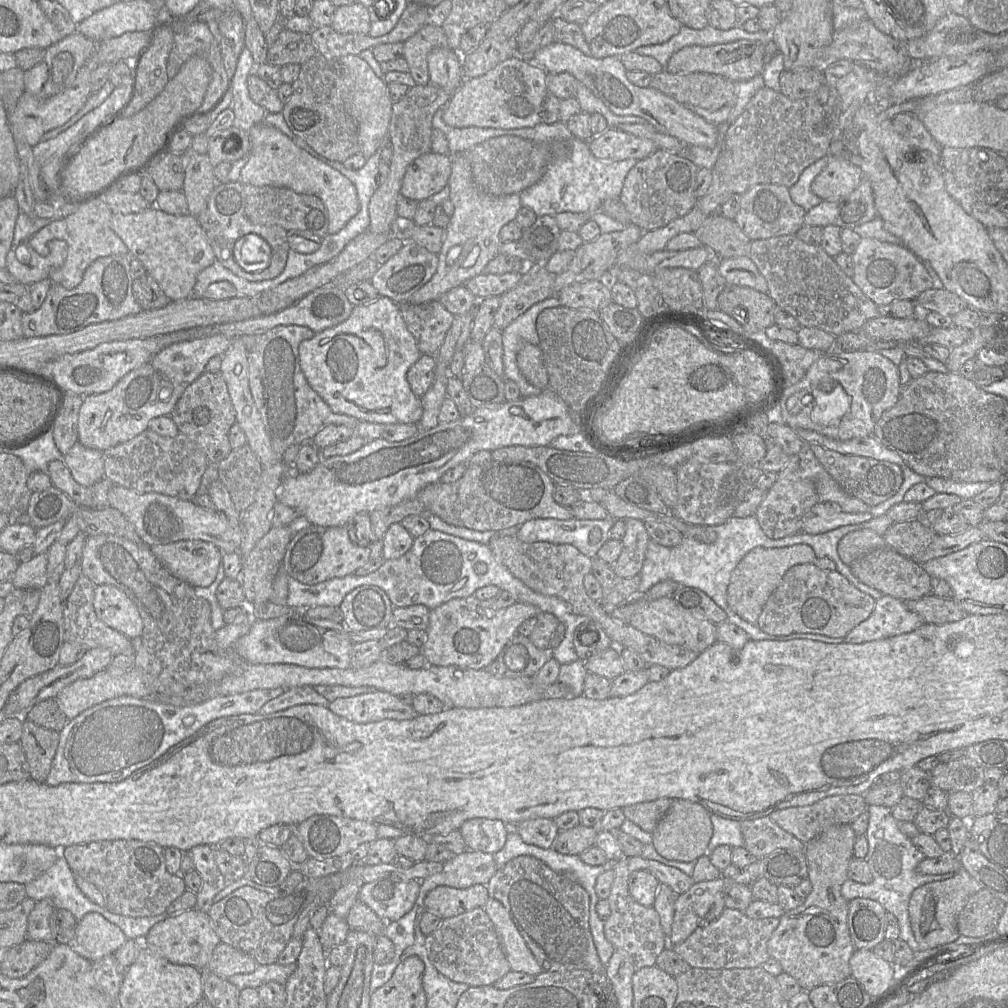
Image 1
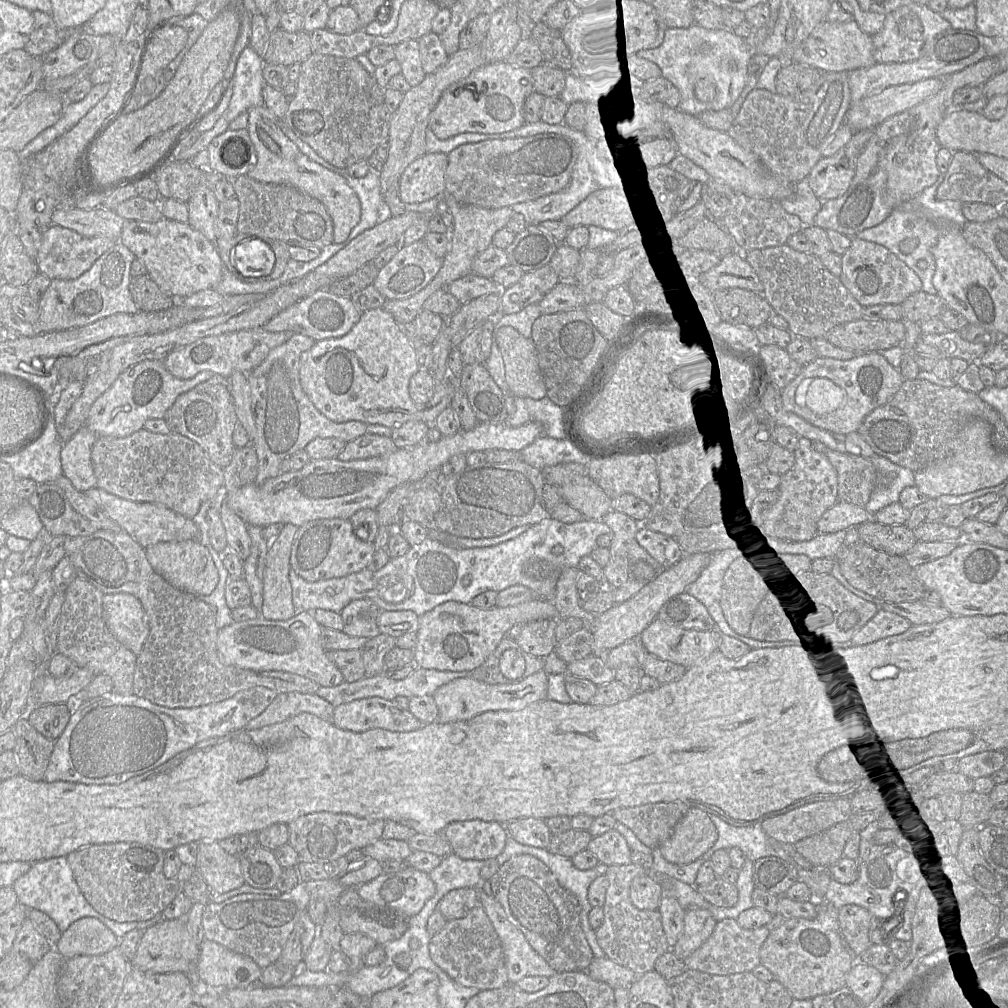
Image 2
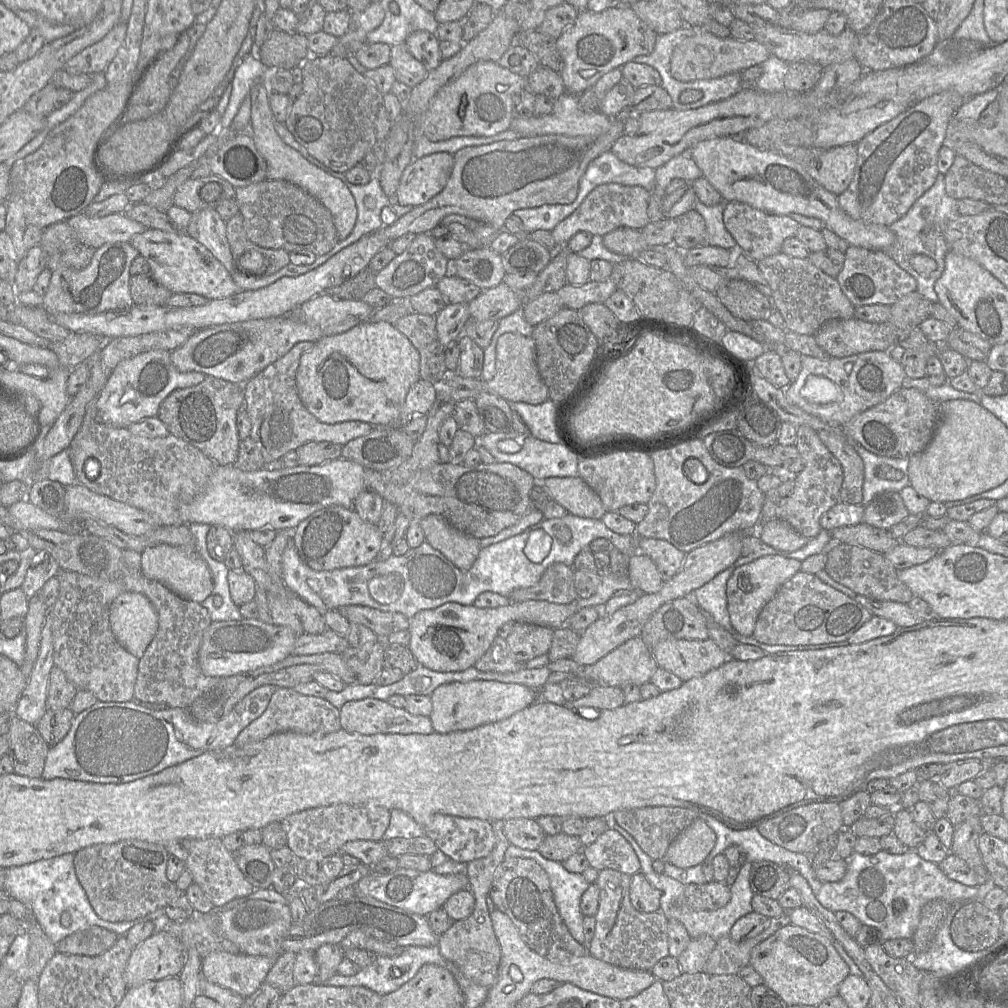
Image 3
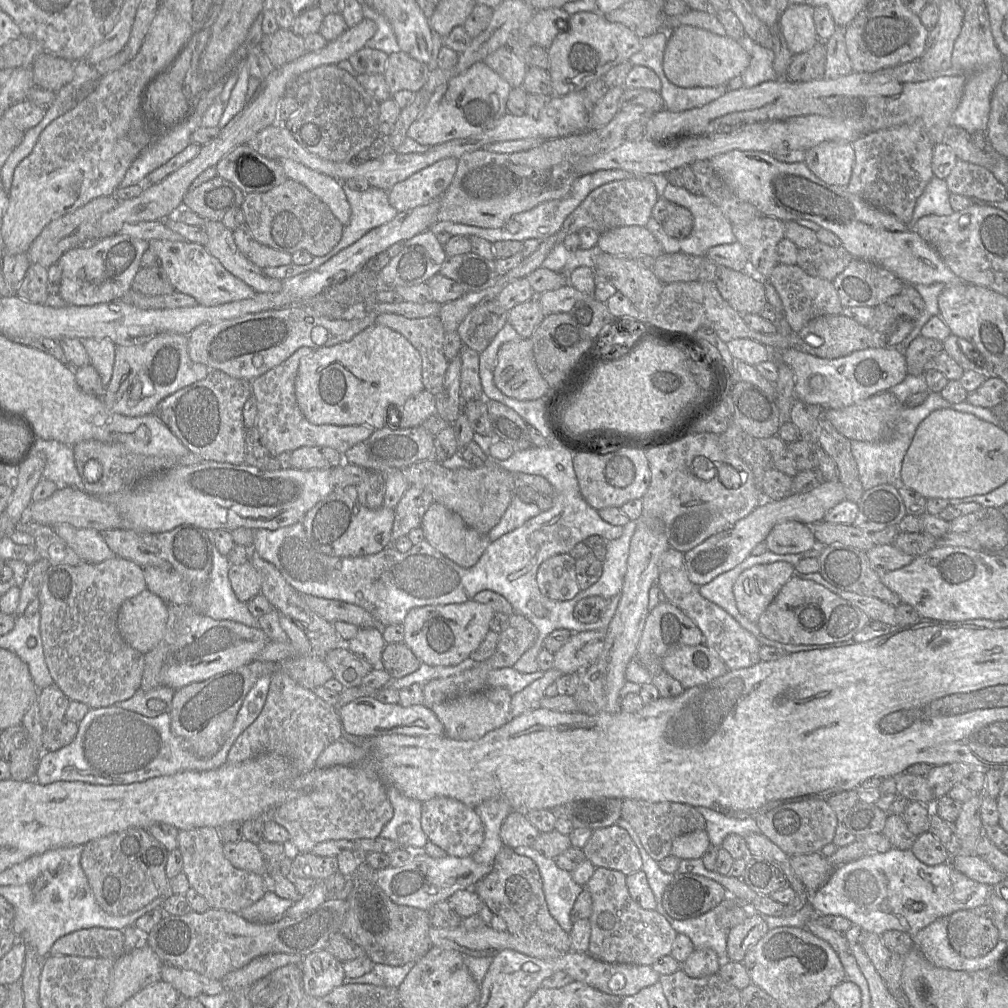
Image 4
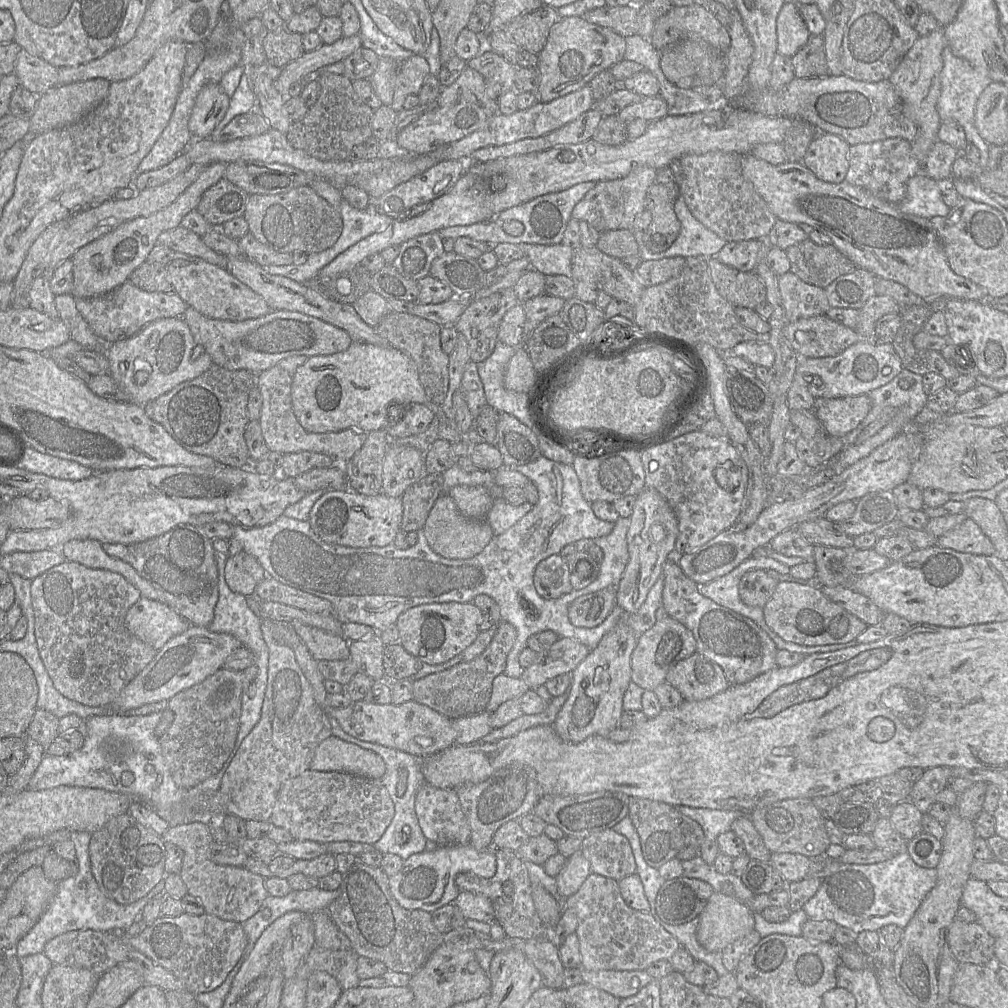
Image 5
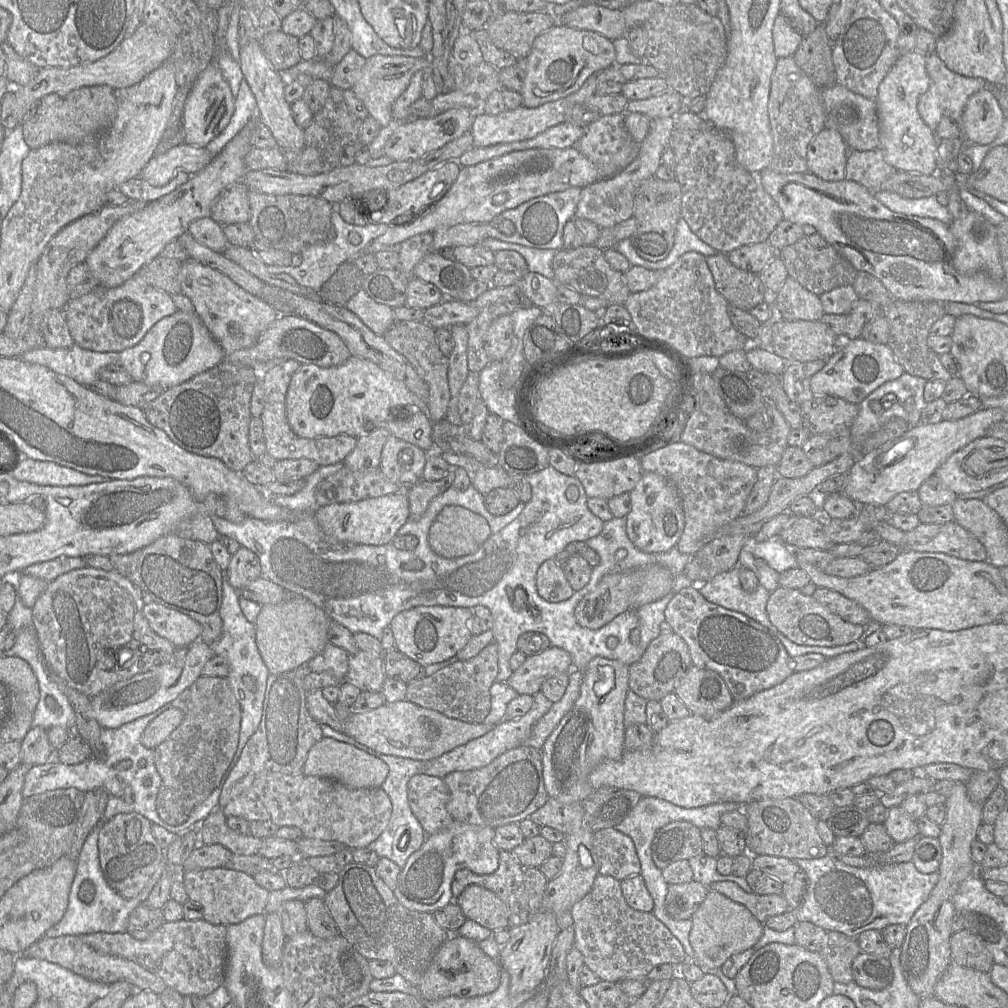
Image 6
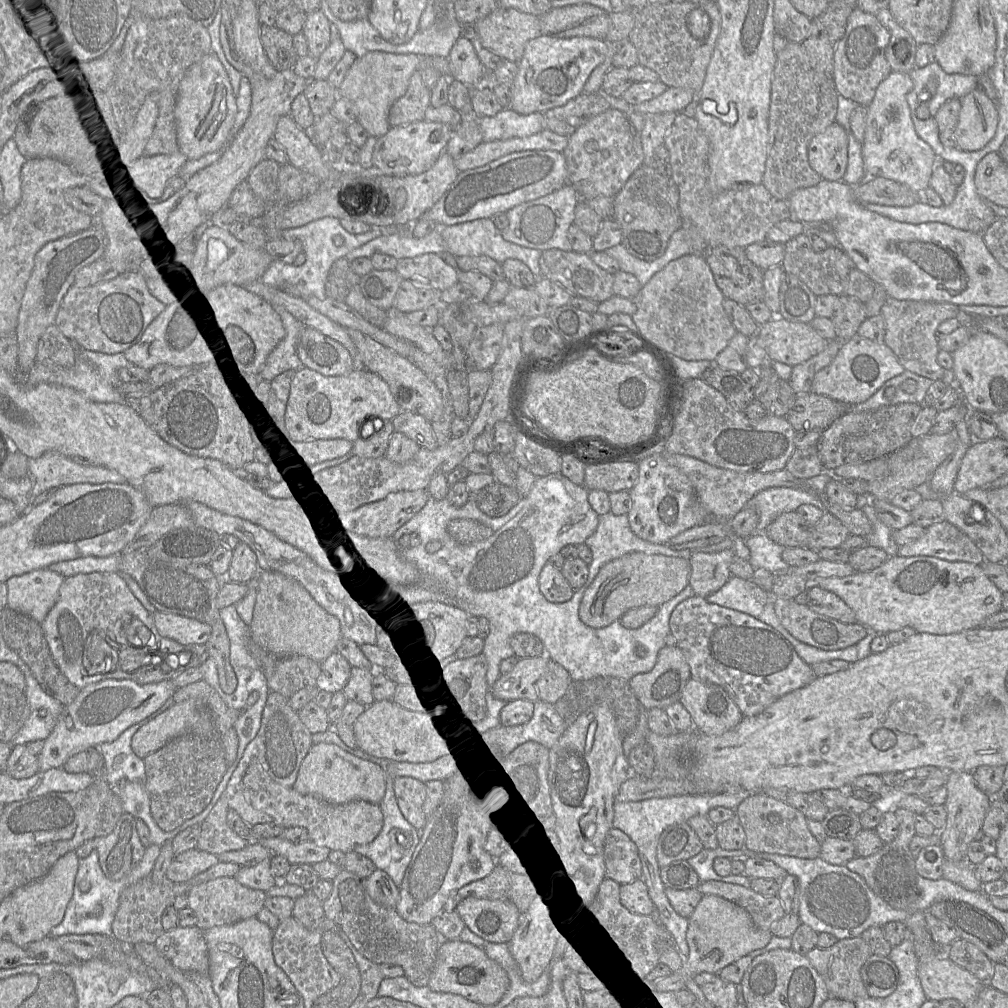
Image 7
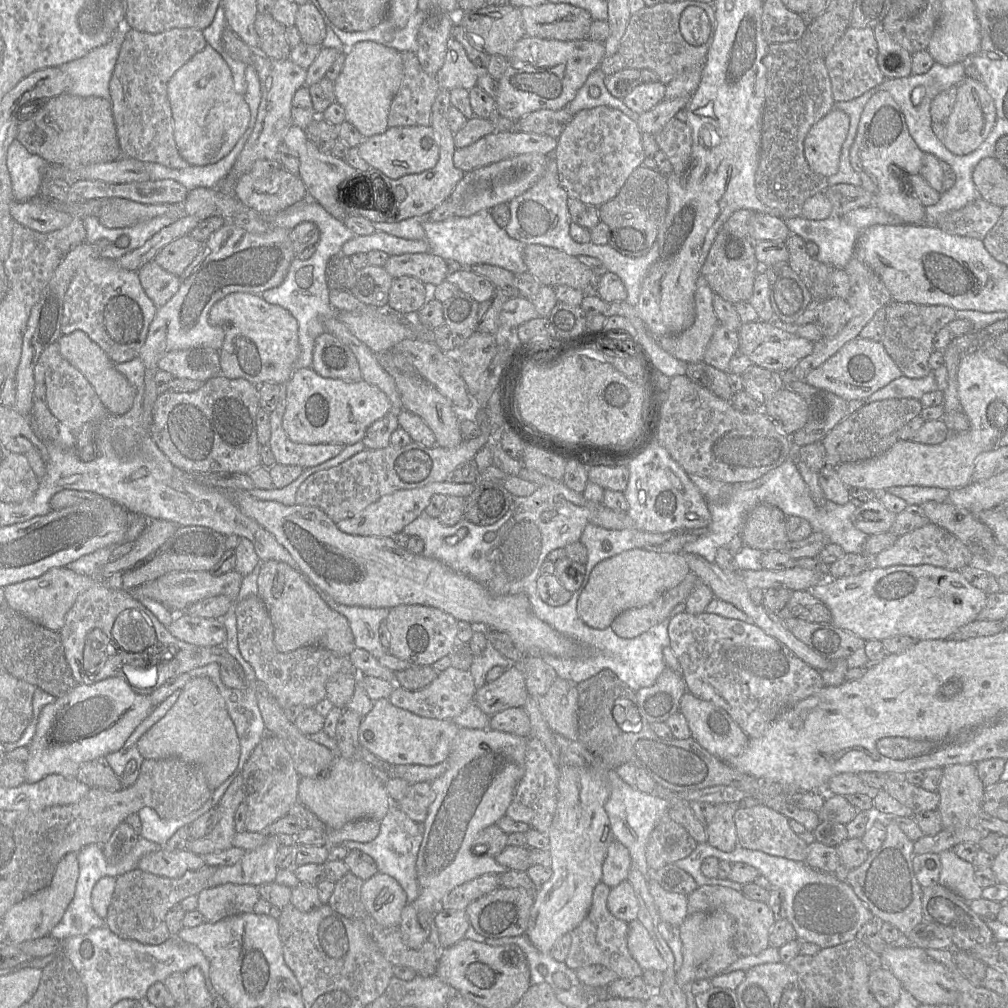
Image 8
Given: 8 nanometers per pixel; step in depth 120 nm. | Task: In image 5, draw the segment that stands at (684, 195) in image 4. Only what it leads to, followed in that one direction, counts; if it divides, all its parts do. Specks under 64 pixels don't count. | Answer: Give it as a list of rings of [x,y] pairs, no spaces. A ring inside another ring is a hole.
[[[682,196],[675,202],[674,210],[681,223],[681,229],[674,243],[662,253],[652,253],[643,243],[643,233],[634,232],[639,246],[638,256],[643,260],[660,260],[672,257],[713,258],[727,241],[705,227],[690,212]]]

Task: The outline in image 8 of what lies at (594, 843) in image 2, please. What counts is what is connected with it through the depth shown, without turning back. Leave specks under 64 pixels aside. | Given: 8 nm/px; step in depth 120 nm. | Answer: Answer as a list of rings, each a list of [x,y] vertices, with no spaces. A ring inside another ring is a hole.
[[[613,840],[607,850],[606,858],[602,866],[602,882],[610,888],[627,880],[632,859],[630,852],[618,840]]]

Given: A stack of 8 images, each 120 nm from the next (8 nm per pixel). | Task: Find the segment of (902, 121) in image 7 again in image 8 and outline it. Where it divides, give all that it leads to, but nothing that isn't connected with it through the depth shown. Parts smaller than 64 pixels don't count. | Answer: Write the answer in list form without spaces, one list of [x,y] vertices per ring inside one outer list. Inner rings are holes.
[[[888,91],[875,93],[866,103],[861,114],[856,137],[850,148],[850,163],[860,176],[861,186],[872,195],[872,205],[897,216],[902,220],[902,224],[925,224],[925,207],[916,196],[907,191],[907,186],[902,182],[905,175],[920,174],[924,154],[911,137],[904,115],[891,94]]]

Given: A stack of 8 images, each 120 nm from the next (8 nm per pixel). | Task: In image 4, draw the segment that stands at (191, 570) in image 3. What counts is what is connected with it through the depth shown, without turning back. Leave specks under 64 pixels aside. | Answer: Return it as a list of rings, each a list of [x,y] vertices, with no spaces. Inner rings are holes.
[[[146,566],[143,574],[147,589],[167,604],[189,604],[190,587],[178,573],[157,566]]]

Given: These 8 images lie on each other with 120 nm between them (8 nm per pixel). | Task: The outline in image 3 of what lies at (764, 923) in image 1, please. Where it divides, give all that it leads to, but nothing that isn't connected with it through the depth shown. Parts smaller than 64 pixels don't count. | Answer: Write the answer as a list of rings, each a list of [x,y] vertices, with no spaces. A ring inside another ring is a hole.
[[[784,912],[779,917],[770,918],[769,926],[753,938],[740,942],[734,941],[730,936],[718,939],[702,972],[712,975],[738,974],[741,969],[750,965],[751,952],[757,945],[790,923],[789,915]]]

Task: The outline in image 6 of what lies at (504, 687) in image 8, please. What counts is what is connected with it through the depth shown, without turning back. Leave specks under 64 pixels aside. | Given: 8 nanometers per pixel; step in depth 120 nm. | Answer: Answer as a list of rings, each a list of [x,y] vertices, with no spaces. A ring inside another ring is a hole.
[[[551,646],[540,654],[527,657],[506,683],[518,695],[534,696],[546,680],[571,670],[570,655],[561,648]]]

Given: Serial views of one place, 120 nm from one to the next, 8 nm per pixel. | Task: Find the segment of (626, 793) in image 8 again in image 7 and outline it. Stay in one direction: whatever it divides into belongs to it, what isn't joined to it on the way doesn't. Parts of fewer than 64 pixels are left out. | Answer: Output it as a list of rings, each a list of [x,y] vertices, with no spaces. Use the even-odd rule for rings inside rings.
[[[712,793],[699,795],[684,795],[665,798],[651,798],[642,801],[615,802],[613,828],[617,828],[627,834],[636,844],[638,855],[642,864],[642,877],[648,887],[649,897],[659,913],[660,924],[675,939],[678,951],[681,947],[680,959],[682,966],[687,962],[689,947],[686,941],[688,918],[675,912],[665,894],[665,885],[660,877],[660,866],[656,858],[658,840],[663,831],[672,824],[687,823],[696,815],[707,816],[708,812],[716,807],[736,808],[750,793]]]

